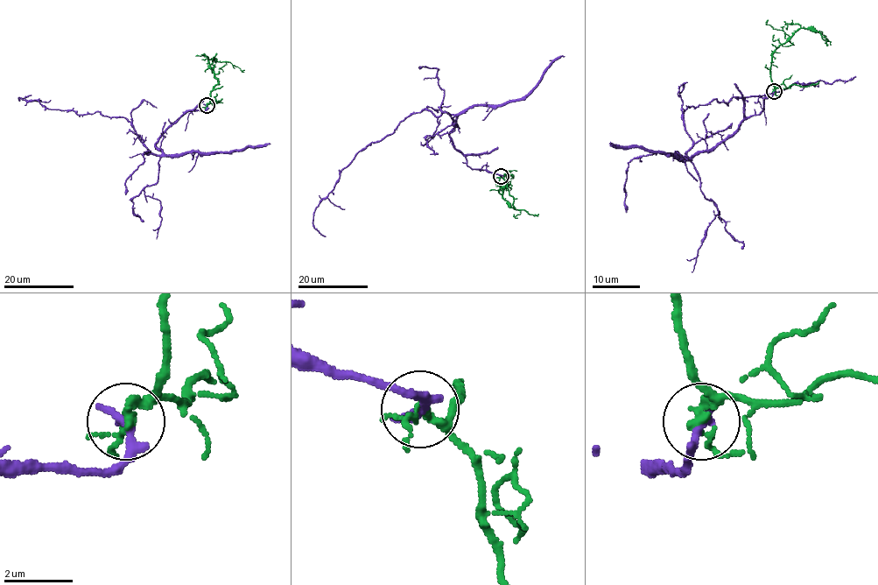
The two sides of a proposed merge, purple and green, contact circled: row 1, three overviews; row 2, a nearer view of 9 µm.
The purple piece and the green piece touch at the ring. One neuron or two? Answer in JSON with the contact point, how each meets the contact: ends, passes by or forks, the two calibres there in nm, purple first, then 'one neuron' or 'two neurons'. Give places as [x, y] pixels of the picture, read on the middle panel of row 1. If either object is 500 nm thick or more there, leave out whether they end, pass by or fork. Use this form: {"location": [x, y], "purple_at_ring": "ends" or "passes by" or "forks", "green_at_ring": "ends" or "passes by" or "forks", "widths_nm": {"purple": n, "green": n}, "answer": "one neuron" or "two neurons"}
{"location": [501, 176], "purple_at_ring": "ends", "green_at_ring": "forks", "widths_nm": {"purple": 320, "green": 200}, "answer": "two neurons"}

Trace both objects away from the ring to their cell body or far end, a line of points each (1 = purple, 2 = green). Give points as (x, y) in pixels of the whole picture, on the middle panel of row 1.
1: (501, 176), (467, 164), (449, 134), (454, 115), (411, 113), (342, 169), (312, 216), (312, 226), (325, 236)
2: (501, 176), (512, 174), (502, 196), (509, 204), (529, 214), (538, 214)

